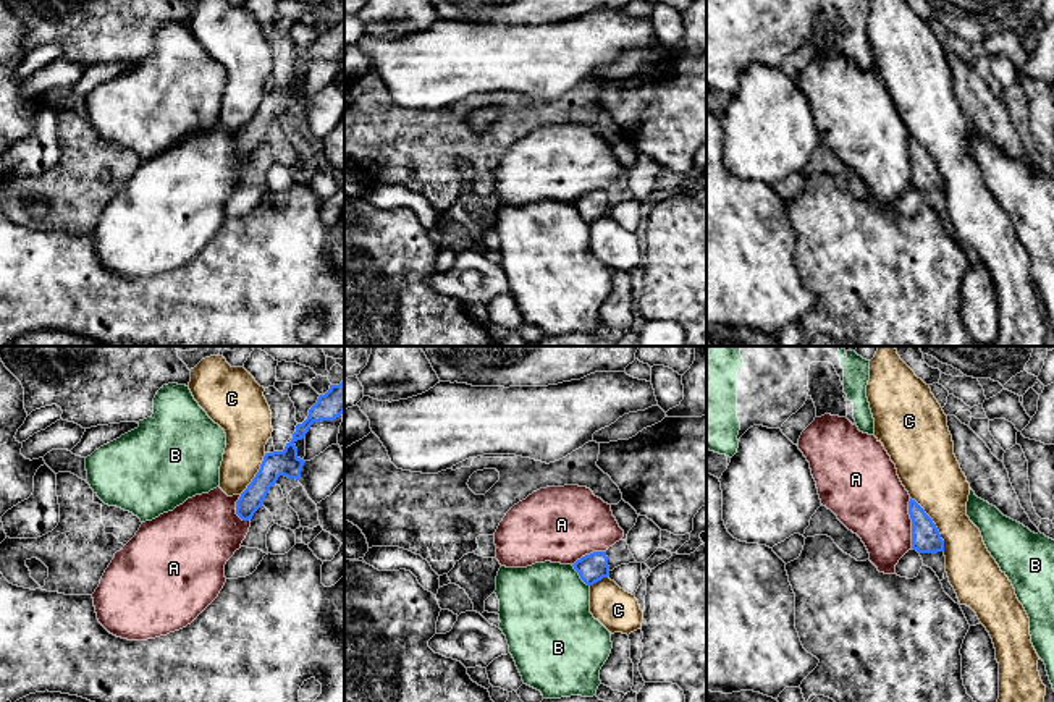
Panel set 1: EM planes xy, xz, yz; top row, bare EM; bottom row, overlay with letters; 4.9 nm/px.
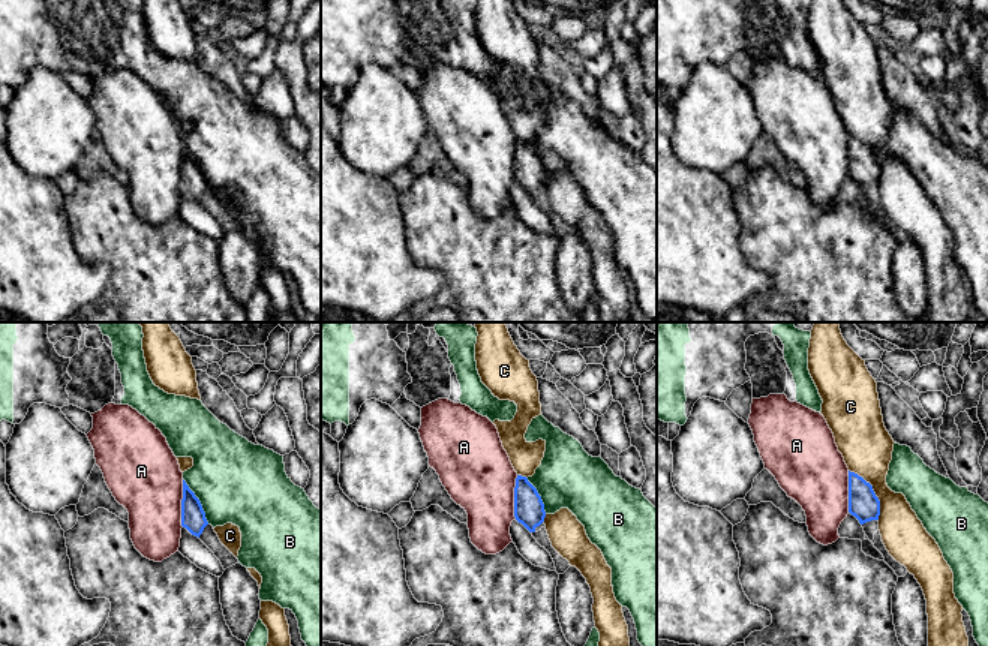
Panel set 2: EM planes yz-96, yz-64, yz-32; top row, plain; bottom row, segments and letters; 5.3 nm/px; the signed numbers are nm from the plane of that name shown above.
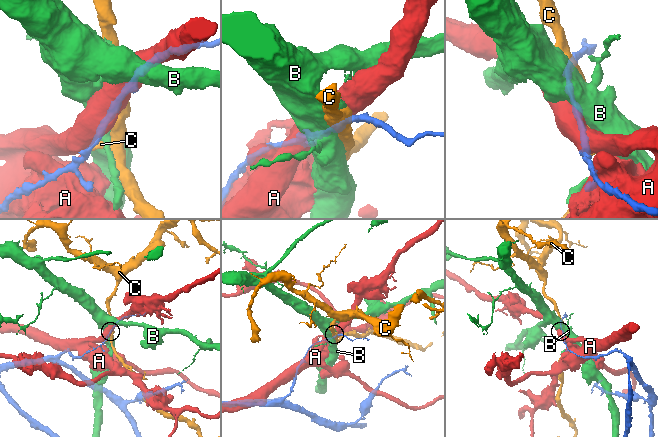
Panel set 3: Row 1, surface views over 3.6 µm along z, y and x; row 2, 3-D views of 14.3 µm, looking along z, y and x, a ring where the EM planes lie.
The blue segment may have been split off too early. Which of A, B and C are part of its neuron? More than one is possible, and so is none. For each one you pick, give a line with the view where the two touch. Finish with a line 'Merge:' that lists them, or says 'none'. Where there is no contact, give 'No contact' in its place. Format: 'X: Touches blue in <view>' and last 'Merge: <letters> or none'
Merge: none

